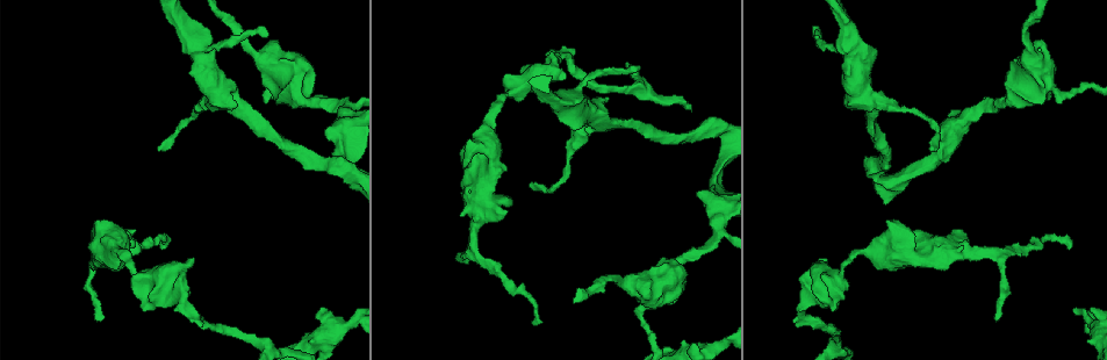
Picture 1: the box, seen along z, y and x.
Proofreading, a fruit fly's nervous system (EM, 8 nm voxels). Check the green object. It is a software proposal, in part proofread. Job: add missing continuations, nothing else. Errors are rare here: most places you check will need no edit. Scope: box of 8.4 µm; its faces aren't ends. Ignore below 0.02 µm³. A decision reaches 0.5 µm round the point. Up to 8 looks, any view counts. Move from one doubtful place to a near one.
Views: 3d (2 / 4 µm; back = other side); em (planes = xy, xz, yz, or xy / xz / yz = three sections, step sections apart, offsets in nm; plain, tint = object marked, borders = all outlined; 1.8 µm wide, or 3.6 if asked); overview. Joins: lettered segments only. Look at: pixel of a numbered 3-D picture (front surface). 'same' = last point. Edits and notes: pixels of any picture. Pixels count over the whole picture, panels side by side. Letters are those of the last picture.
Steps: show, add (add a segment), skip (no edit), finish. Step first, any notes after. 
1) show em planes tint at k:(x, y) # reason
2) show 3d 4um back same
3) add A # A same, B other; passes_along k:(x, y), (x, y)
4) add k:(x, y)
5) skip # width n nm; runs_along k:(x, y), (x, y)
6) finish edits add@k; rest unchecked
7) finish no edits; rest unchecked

show 3d 4um back at 1:(865, 90) # sudden change in width

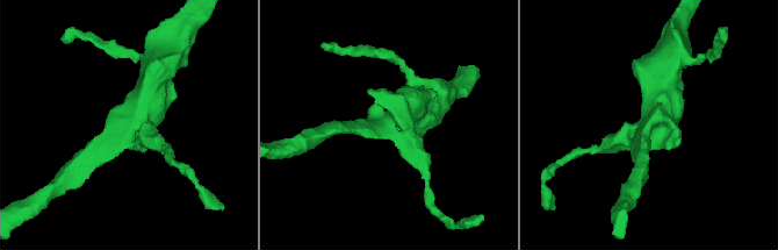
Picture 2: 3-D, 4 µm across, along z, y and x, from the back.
show em planes borders at 2:(394, 120) # now the EM

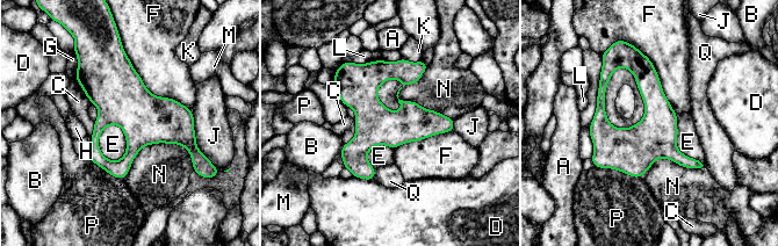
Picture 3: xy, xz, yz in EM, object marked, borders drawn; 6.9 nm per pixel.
skip # width 280 nm; A other, B other, C other, D other, E other, F other, G other, H other, J other, K other, L other, M other, N other, P other, Q other; border 3:(109, 124), (125, 140), (116, 161); no lettered segment goes on from it

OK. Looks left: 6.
show 3d 2um at 1:(161, 278) # three arms meet

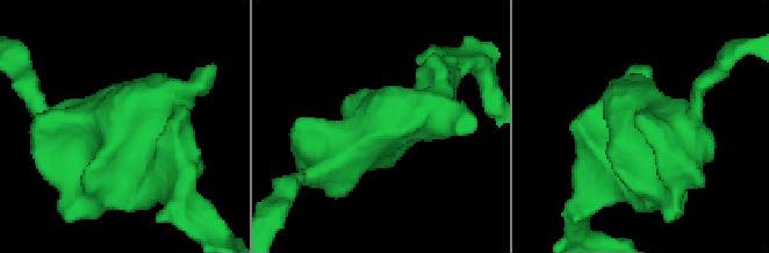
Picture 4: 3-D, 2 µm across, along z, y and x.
show em planes borders at 4:(110, 124)

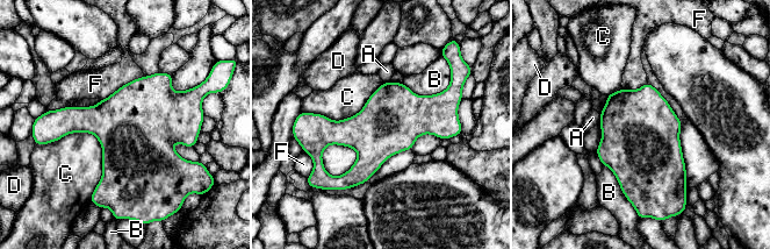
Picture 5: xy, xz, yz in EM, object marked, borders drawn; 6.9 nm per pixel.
skip # A other, B other, C other, D other, F other; border 5:(42, 143), (98, 140), (91, 200); no lettered segment goes on from it

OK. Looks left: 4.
show em planes plain at 1:(291, 88) # arms part here

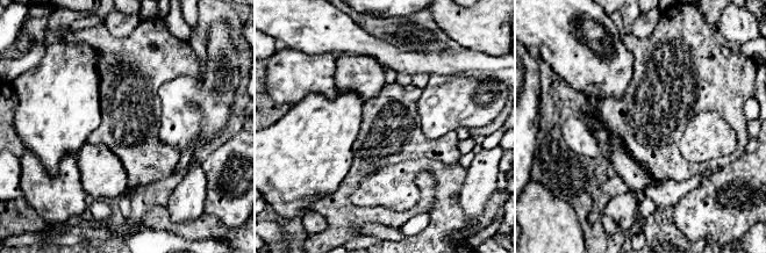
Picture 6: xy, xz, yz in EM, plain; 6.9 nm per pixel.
show em planes tint same # where the object lies

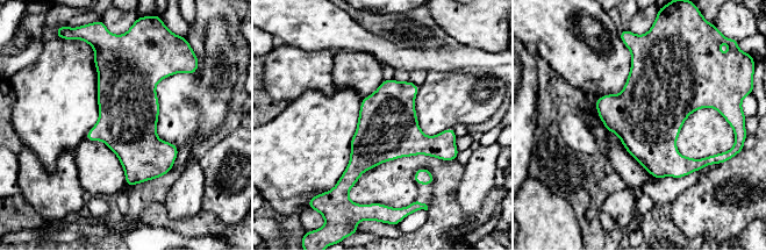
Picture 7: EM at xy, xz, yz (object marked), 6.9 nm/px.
show em planes borders same # what lies round it

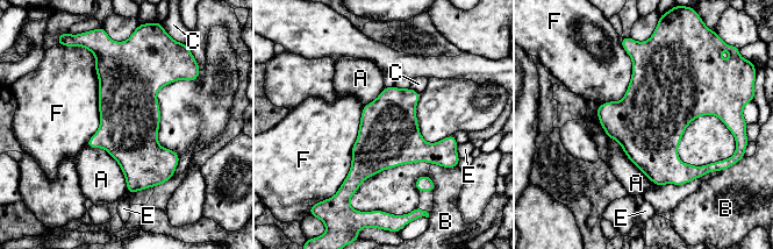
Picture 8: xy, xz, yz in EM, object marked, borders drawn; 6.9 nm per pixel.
skip # longest_contact F 650 nm; A other, B other, C other, E other, F other; border 8:(86, 144), (117, 163), (128, 191); none of them fits

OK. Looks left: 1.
finish no edits; rest unchecked

